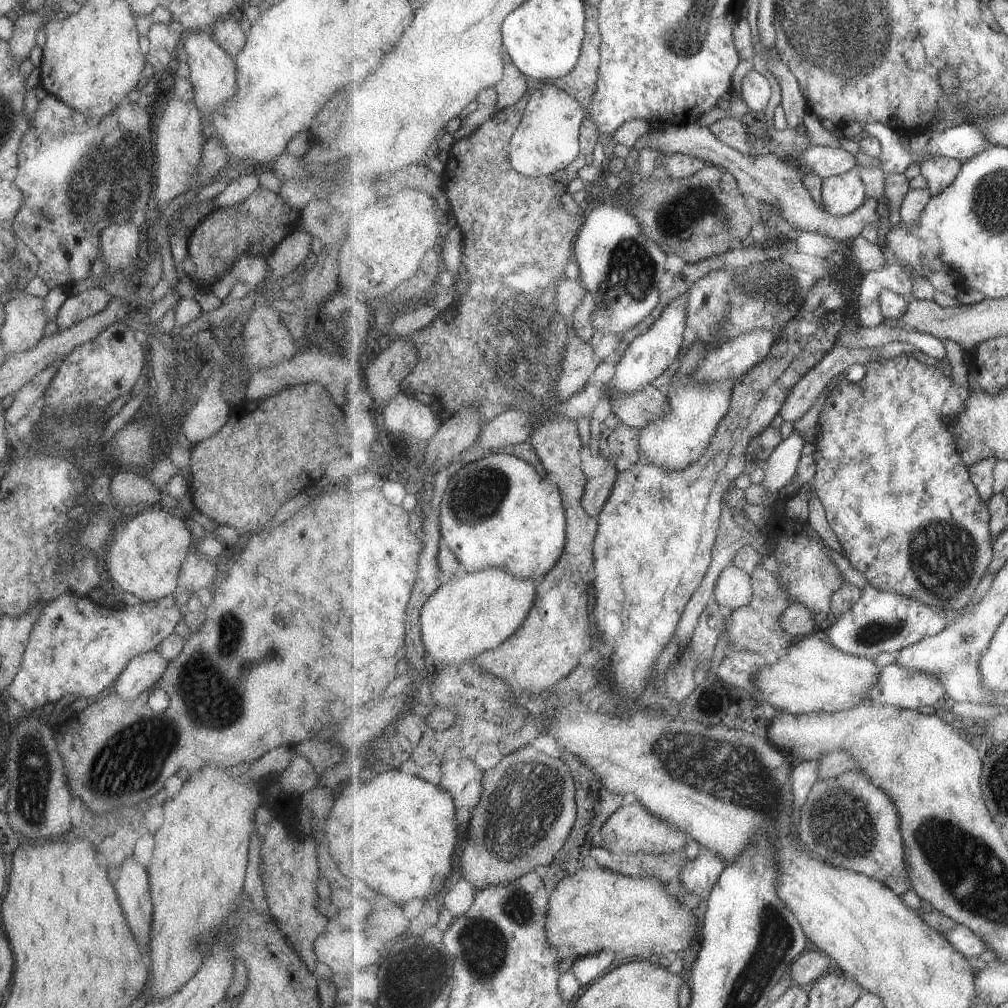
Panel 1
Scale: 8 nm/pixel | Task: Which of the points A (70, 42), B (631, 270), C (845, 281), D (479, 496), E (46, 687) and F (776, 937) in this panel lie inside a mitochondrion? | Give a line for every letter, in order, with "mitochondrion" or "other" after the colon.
A: other
B: mitochondrion
C: other
D: mitochondrion
E: other
F: mitochondrion

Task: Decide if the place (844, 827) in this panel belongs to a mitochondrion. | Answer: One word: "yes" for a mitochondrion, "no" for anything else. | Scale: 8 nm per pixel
yes

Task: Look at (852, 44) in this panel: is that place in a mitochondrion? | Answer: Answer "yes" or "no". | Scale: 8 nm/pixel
yes

